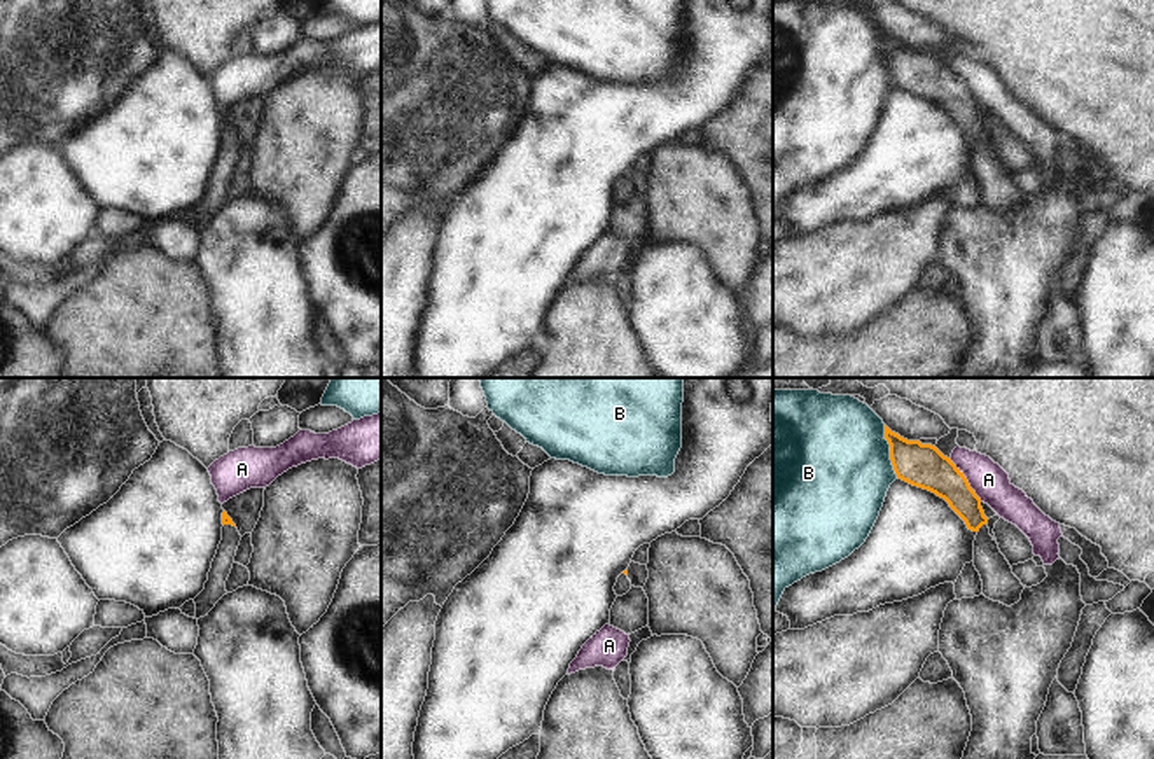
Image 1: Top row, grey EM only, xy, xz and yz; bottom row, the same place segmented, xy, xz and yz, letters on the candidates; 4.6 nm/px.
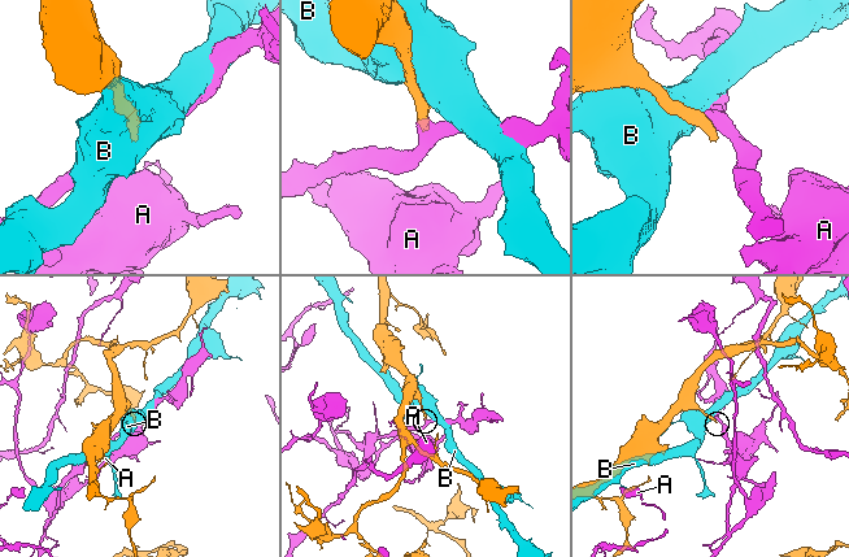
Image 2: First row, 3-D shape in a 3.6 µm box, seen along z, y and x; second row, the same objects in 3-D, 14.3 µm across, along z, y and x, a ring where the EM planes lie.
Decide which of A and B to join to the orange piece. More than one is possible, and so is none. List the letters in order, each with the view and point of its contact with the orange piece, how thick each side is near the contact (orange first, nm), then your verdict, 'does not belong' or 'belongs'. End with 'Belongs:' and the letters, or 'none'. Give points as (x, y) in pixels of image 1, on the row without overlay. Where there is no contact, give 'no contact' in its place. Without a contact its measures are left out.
A: yz (966, 88) | 200/170 nm | does not belong
B: yz (890, 60) | 200/480 nm | does not belong
Belongs: none

